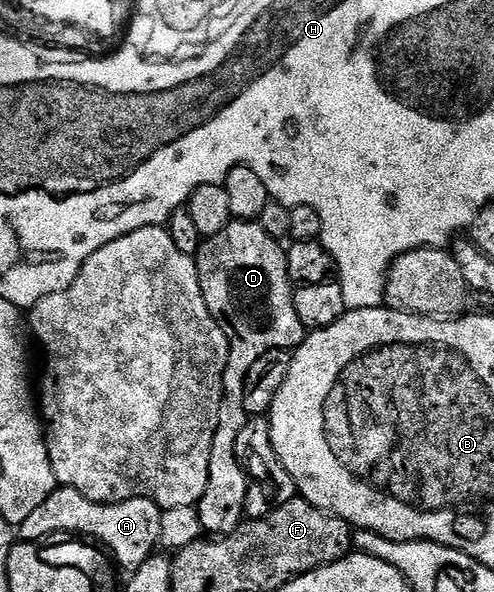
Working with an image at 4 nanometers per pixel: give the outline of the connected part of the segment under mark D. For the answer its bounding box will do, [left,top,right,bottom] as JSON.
[195,220,307,536]

